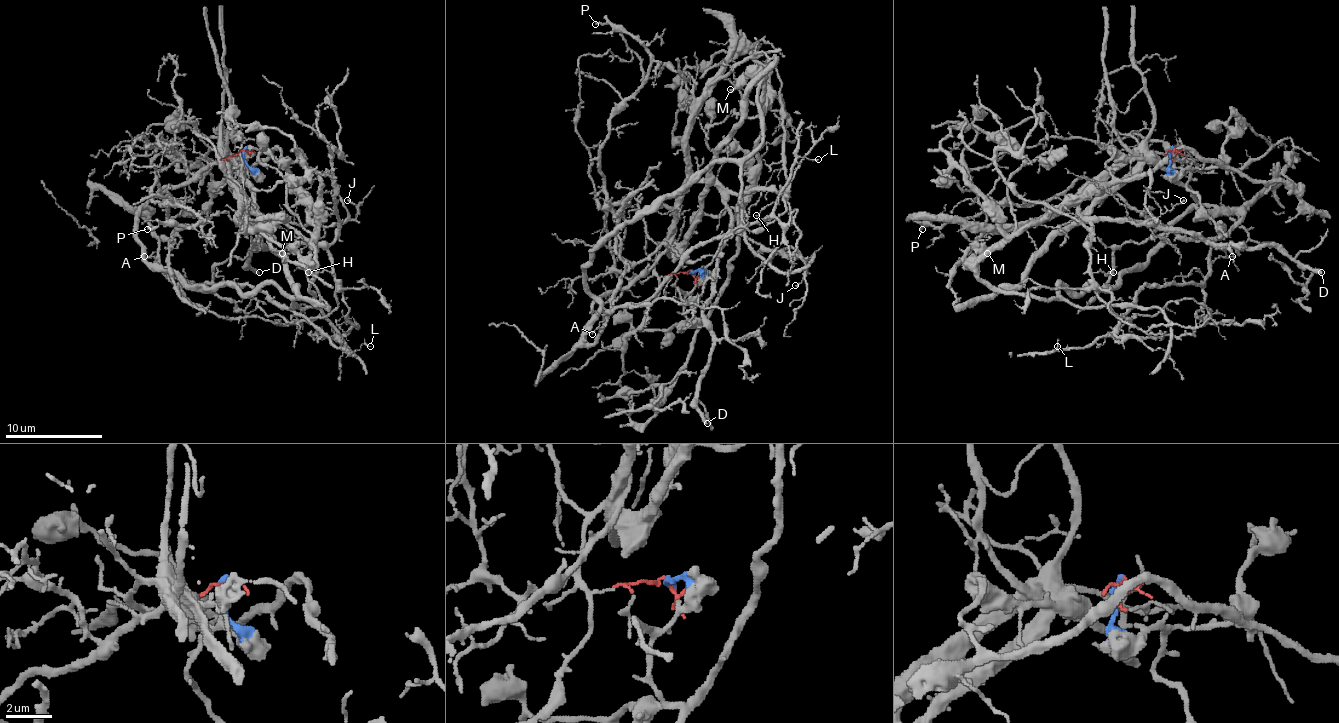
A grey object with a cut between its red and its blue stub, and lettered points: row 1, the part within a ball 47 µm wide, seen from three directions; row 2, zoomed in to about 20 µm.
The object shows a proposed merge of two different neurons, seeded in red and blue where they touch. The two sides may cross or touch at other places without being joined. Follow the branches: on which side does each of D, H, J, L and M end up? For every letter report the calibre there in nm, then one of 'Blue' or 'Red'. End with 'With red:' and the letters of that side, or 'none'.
D: Thickness 320 nm. Red
H: Thickness 100 nm. Red
J: Thickness 130 nm. Red
L: Thickness 120 nm. Blue
M: Thickness 170 nm. Blue
With red: D, H, J

